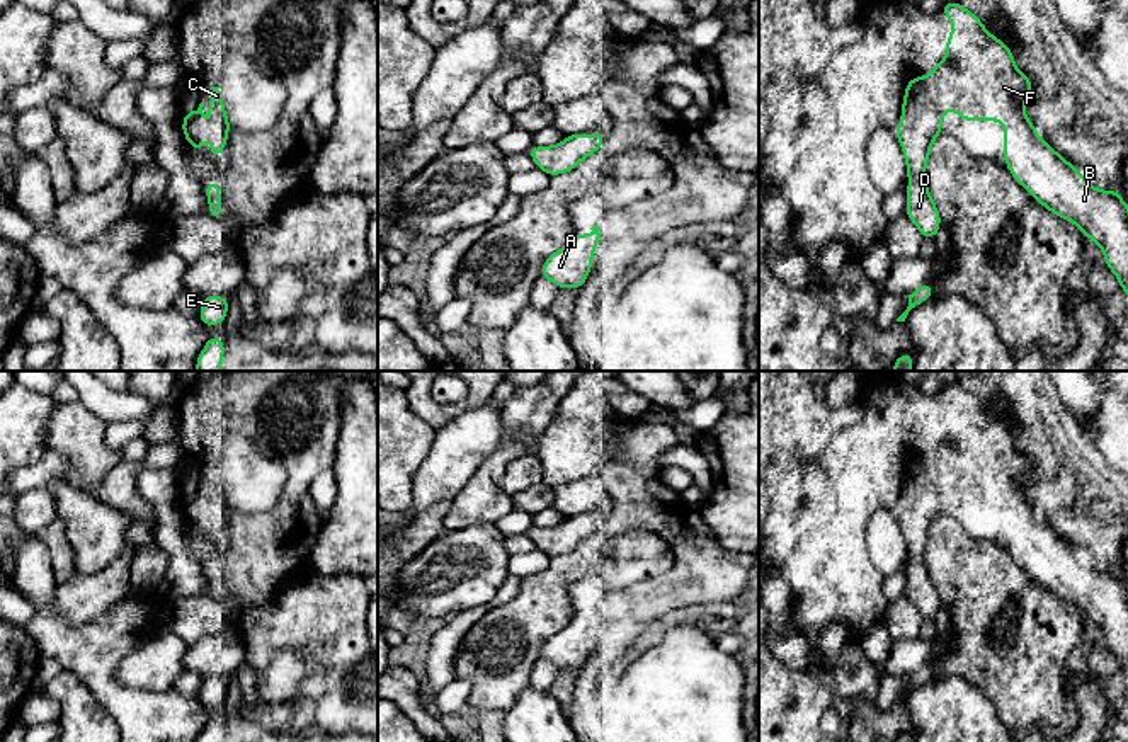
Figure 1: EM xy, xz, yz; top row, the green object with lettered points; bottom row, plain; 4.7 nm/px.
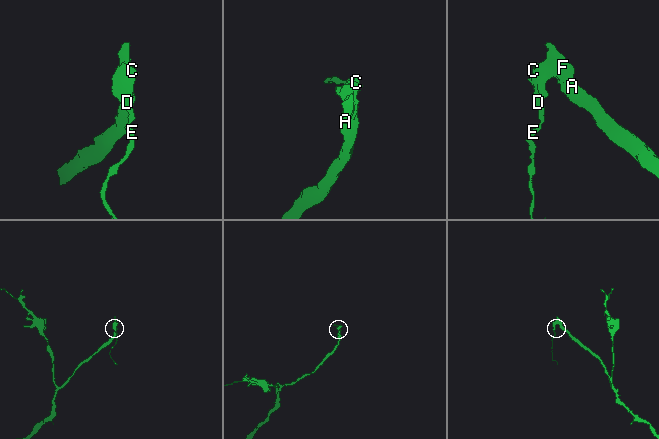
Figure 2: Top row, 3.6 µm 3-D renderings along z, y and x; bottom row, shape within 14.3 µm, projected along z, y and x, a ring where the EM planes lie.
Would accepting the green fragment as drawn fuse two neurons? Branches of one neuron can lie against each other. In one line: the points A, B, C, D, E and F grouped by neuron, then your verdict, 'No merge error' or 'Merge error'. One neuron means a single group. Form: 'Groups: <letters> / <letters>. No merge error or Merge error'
Groups: A B C D E F. No merge error

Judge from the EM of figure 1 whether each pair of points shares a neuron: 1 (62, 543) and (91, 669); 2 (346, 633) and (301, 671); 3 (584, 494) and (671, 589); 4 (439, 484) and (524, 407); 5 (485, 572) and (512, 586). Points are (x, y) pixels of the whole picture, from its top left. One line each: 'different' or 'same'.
1: different
2: different
3: different
4: different
5: different

